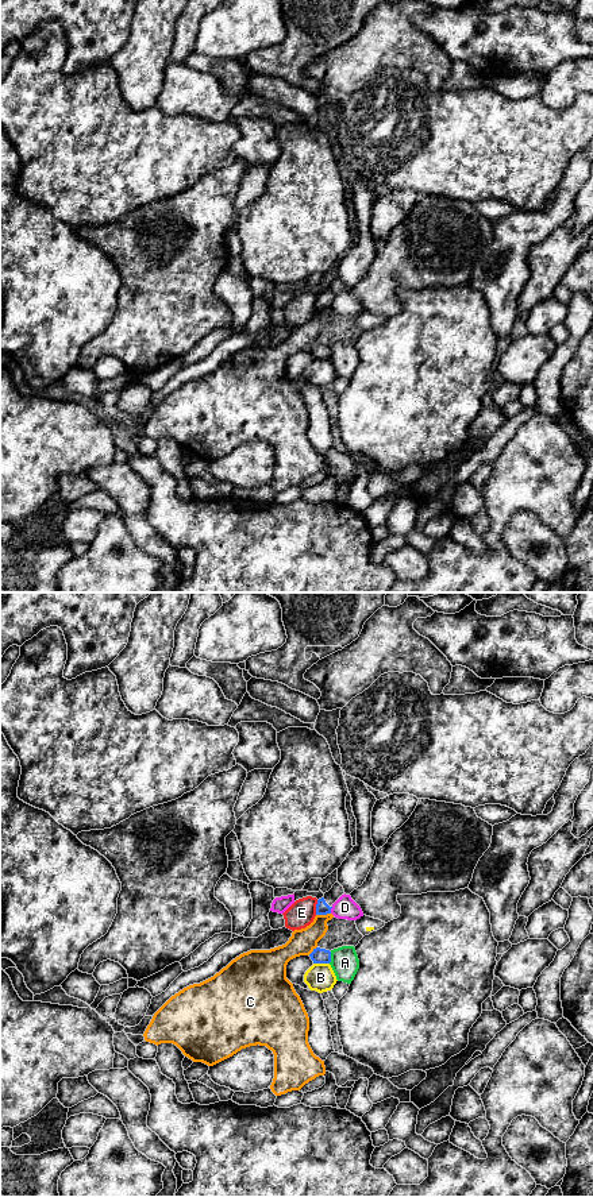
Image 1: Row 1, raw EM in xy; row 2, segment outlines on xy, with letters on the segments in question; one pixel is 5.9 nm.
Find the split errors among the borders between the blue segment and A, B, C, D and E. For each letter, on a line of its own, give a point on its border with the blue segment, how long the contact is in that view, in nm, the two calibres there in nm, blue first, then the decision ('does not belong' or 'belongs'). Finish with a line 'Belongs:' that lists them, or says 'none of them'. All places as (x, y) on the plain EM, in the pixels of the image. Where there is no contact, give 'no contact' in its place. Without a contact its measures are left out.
A: xy (330, 352) | 70 nm | 100/170 nm | does not belong
B: xy (322, 358) | 100 nm | 100/170 nm | does not belong
C: xy (323, 309) | 90 nm | 80/150 nm | does not belong
D: xy (330, 305) | 40 nm | 80/140 nm | does not belong
E: xy (316, 302) | 90 nm | 80/160 nm | does not belong
Belongs: none of them

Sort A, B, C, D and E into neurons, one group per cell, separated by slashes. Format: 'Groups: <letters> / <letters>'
Groups: A / B / C / D / E

